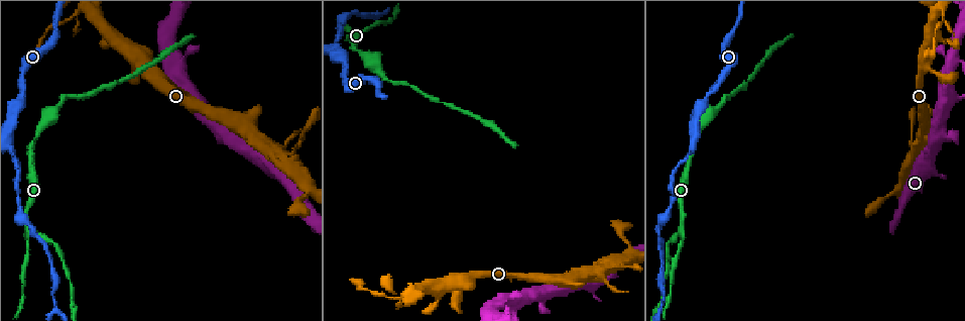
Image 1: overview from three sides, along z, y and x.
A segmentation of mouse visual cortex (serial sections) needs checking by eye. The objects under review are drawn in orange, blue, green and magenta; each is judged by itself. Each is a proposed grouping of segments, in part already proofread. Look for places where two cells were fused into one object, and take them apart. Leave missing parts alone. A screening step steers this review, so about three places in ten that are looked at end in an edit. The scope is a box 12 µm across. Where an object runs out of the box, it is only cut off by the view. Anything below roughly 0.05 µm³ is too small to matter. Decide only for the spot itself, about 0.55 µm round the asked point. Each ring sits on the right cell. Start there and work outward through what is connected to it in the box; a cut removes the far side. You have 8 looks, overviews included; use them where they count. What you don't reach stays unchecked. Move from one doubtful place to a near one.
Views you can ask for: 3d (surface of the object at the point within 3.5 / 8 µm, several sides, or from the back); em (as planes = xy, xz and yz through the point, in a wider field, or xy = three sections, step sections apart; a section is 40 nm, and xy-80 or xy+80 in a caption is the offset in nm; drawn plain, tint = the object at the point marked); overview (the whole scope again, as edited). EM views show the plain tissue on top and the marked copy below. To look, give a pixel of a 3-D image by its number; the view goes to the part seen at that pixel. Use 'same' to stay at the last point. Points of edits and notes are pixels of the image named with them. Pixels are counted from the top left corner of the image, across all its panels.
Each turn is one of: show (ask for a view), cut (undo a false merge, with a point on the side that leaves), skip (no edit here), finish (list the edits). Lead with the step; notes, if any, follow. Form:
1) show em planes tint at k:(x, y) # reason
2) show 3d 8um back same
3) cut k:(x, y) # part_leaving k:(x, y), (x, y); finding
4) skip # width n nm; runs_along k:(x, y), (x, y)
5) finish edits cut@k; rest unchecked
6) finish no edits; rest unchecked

show 3d 8um at 1:(392, 299) # thick turns thin

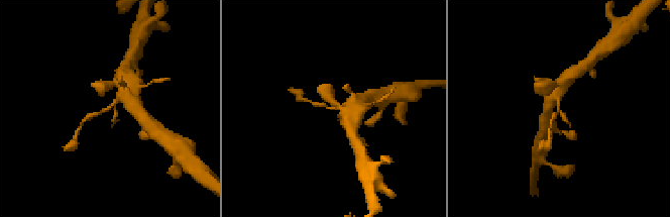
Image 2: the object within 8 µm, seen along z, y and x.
show 3d 3.5um at 2:(332, 109)

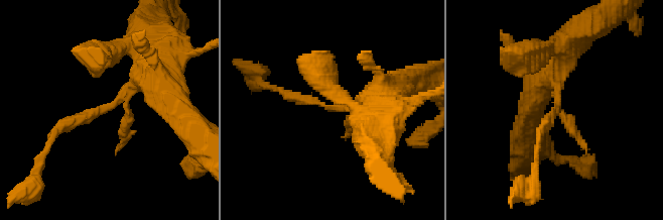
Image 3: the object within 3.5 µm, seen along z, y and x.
show em xy step 5 tint at 3:(555, 104) # shape alone is not enough

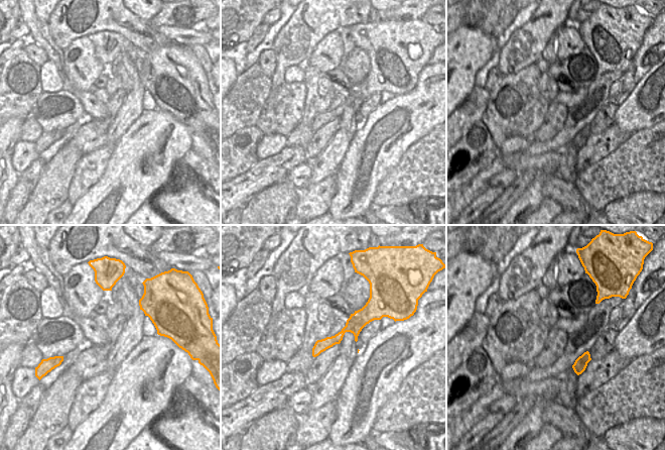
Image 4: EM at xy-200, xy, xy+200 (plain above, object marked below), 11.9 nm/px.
skip # width 150 nm; runs_along 3:(389, 88), (355, 108), (280, 91); all the same cell

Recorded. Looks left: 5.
show 3d 8um at 1:(682, 228) # three-way junction

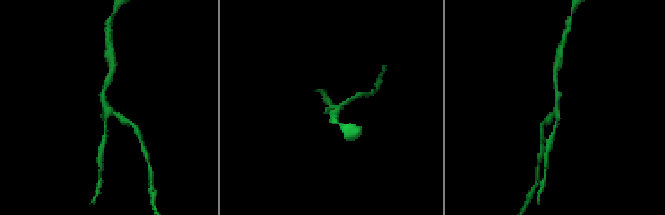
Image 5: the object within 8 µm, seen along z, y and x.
show em xy step 5 tint at 5:(557, 109) # arms 3; arm_widths 150, 150, 200 nm; shape alone is not enough

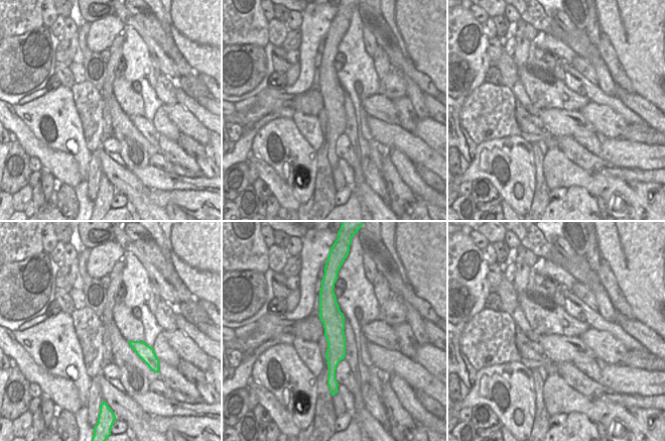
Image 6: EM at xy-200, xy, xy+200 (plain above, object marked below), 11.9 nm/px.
skip # runs_along 5:(107, 81), (103, 103), (130, 123); one cell here

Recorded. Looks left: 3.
show 3d 8um at 1:(53, 302)

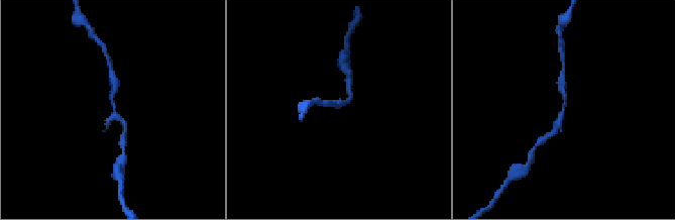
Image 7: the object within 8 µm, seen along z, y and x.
show em xy step 3 tint at 7:(111, 106) # arms 3; arm_widths 100, 150, 250 nm; shape alone is not enough

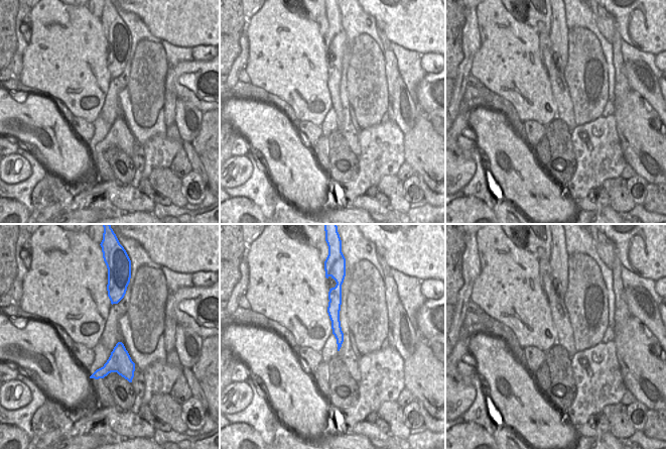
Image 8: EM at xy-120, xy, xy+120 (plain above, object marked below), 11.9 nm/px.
skip # runs_along 8:(330, 294), (335, 298), (340, 341); continuous, no second cell

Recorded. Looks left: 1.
finish no edits; rest unchecked

